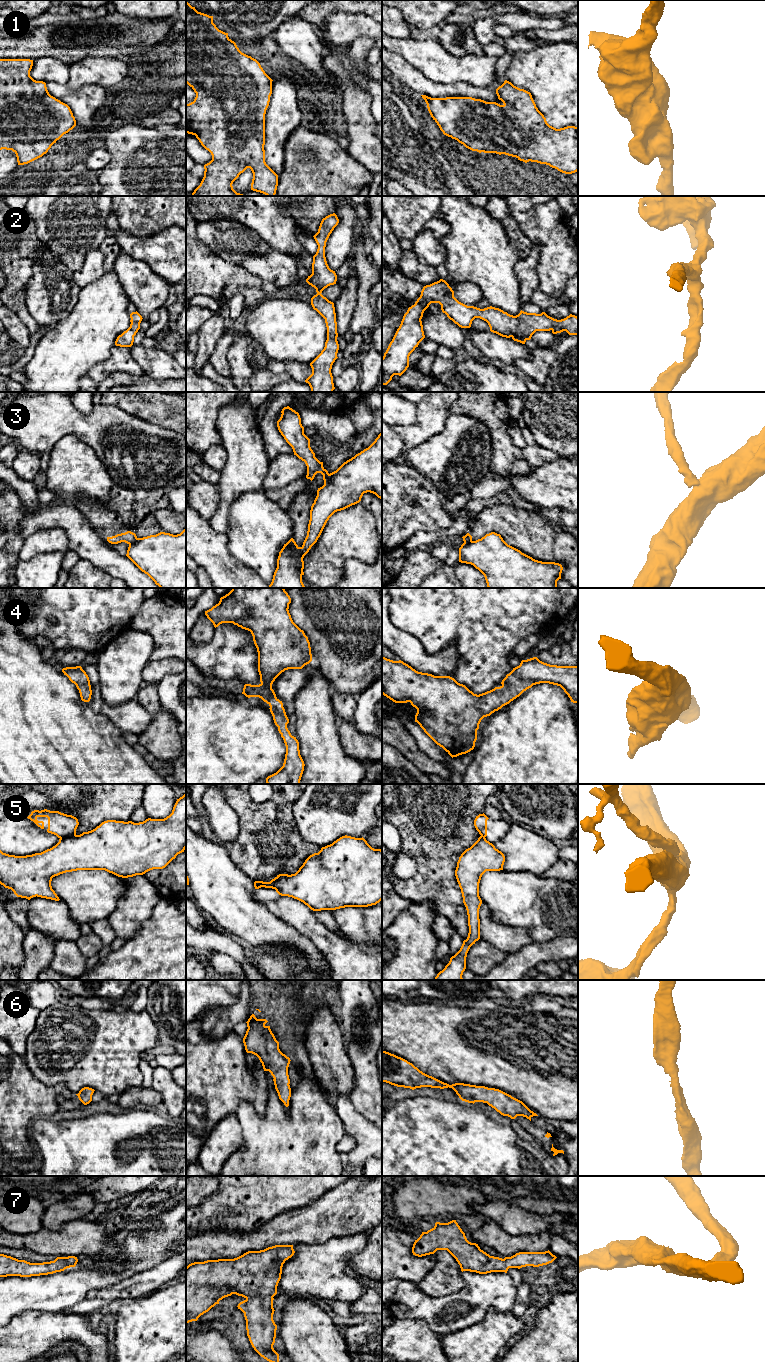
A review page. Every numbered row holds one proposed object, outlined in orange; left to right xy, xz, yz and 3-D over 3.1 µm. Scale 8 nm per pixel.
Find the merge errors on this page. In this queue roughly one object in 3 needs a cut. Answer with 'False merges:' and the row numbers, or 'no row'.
False merges: 3, 5

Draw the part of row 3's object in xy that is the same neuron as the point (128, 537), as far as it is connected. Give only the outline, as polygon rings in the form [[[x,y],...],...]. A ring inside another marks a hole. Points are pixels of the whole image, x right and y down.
[[[127,531],[125,533],[117,534],[112,537],[107,537],[107,541],[111,544],[118,544],[121,542],[125,542],[127,544],[132,544],[137,540],[137,536],[135,533],[131,531]]]

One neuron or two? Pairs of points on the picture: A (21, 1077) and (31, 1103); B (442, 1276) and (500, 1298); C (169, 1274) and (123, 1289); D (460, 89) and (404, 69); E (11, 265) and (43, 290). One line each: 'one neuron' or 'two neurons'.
A: one neuron
B: two neurons
C: one neuron
D: one neuron
E: two neurons

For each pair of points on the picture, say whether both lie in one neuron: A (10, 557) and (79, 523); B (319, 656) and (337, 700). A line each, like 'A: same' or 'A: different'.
A: different
B: different

